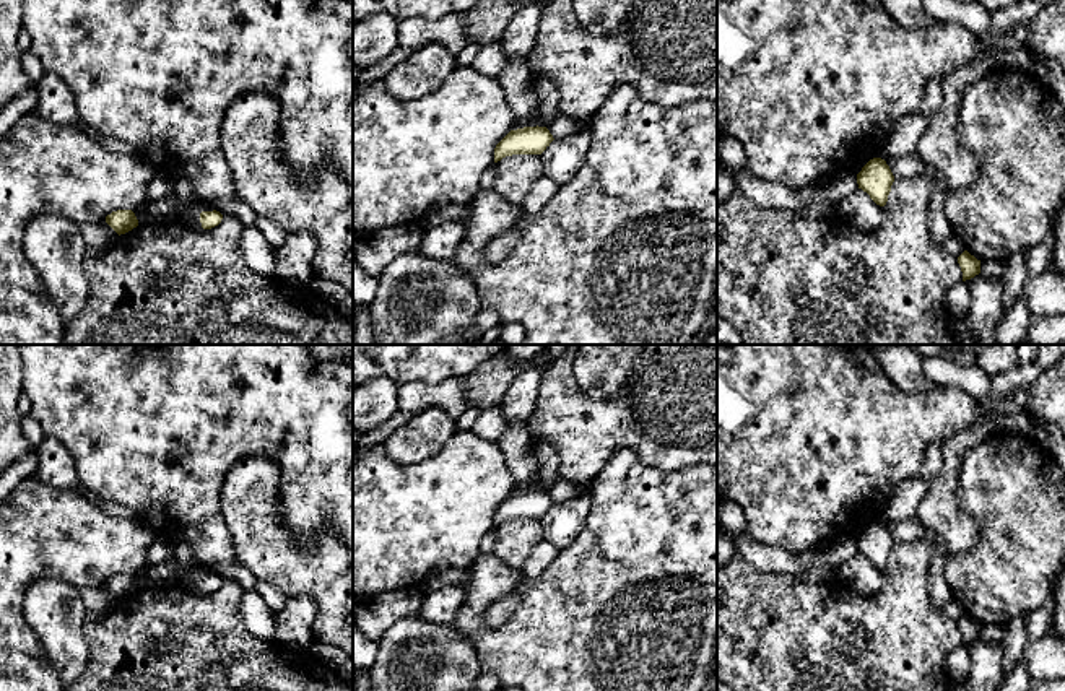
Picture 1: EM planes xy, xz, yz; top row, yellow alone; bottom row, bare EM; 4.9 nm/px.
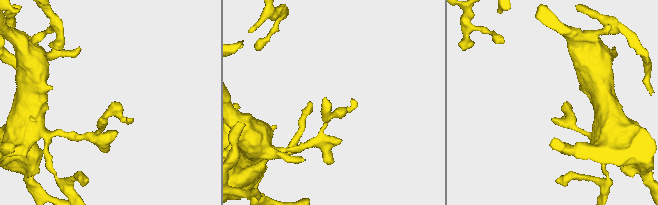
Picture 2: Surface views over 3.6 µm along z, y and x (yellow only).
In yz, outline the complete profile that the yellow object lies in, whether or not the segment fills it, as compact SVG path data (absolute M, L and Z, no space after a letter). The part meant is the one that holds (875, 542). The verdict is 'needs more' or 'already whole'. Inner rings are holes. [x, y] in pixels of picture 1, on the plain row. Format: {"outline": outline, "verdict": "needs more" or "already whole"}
{"outline": "M881 522L870 524L857 538L859 553L867 556L880 571L886 569L893 546L894 540Z", "verdict": "already whole"}

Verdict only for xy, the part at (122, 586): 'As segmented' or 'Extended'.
As segmented

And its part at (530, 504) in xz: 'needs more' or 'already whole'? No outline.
already whole

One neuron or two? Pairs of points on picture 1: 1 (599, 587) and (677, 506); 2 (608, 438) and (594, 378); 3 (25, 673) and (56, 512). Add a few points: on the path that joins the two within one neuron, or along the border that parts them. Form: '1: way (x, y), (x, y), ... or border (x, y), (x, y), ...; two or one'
1: way (618, 568), (660, 525); one
2: border (573, 368), (591, 395), (613, 394), (631, 374); two
3: way (17, 633), (17, 553); one

